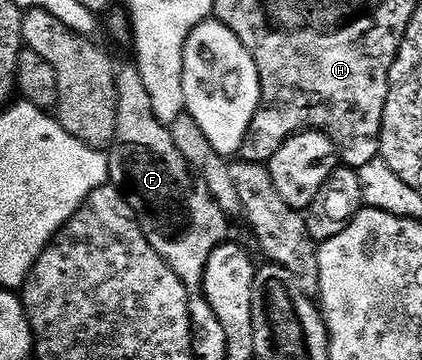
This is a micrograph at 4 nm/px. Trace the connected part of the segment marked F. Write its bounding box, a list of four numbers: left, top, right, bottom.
[108,66,228,296]

